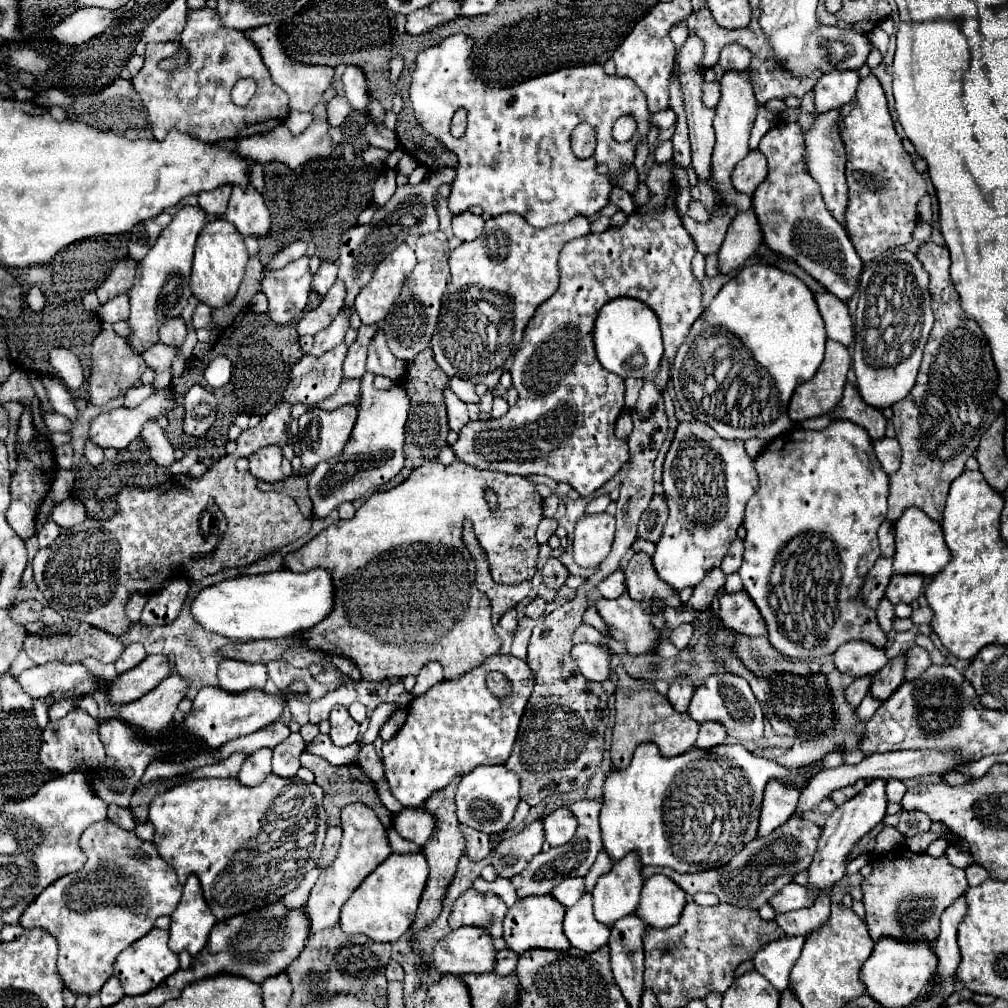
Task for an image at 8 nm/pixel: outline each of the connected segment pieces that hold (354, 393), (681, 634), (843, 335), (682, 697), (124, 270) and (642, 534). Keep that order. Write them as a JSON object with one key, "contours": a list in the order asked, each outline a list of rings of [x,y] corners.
{"contours":[[[[347,378],[339,384],[337,392],[333,396],[329,396],[327,400],[323,400],[323,404],[319,404],[319,408],[323,410],[335,410],[339,406],[351,404],[351,406],[359,406],[361,402],[361,380],[355,378]]],[[[683,624],[683,626],[677,626],[675,630],[671,630],[669,642],[673,642],[679,650],[683,650],[689,644],[691,636],[693,636],[693,626],[691,624]]],[[[815,292],[815,302],[823,316],[827,336],[843,346],[849,346],[853,338],[853,322],[847,312],[847,304],[837,300],[831,292]]],[[[679,674],[671,686],[669,686],[669,692],[667,692],[667,698],[669,702],[679,710],[679,712],[685,712],[687,710],[687,704],[691,702],[691,696],[693,696],[693,684],[689,680],[687,674]]],[[[125,258],[121,262],[117,262],[117,266],[113,268],[113,272],[109,274],[109,278],[97,288],[97,298],[101,304],[105,304],[109,298],[129,292],[131,288],[131,280],[135,278],[135,260]]],[[[653,496],[651,504],[647,506],[647,510],[639,520],[639,538],[657,542],[667,522],[667,516],[669,516],[669,508],[667,508],[665,496]]]]}

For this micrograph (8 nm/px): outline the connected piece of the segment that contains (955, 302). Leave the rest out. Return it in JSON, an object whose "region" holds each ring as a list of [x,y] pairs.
{"region":[[[925,242],[917,250],[917,258],[929,272],[929,288],[933,298],[933,314],[935,314],[935,326],[931,330],[929,342],[923,352],[923,362],[919,368],[917,384],[905,396],[903,400],[895,402],[891,406],[893,410],[893,426],[897,432],[897,440],[901,440],[901,470],[889,476],[891,492],[889,492],[889,514],[887,518],[891,522],[899,520],[901,514],[917,506],[923,510],[931,520],[941,522],[943,520],[943,508],[949,494],[951,482],[965,470],[965,462],[975,454],[975,448],[979,446],[981,436],[987,432],[991,422],[1005,410],[1005,402],[997,394],[997,368],[991,358],[991,348],[987,344],[987,338],[979,324],[965,314],[961,308],[959,294],[955,292],[951,278],[949,278],[949,250],[947,246],[939,246],[935,242]]]}

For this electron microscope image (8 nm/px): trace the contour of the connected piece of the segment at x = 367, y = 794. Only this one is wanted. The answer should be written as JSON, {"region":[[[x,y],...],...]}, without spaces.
{"region":[[[303,752],[303,754],[301,754],[301,766],[313,770],[313,774],[315,774],[315,784],[319,784],[319,786],[323,788],[323,792],[325,792],[325,810],[327,810],[327,816],[329,816],[329,826],[341,826],[341,816],[339,816],[339,812],[343,810],[345,804],[363,802],[363,804],[367,804],[369,808],[375,810],[375,814],[379,816],[379,820],[383,822],[383,826],[385,826],[387,830],[391,828],[393,814],[381,804],[379,794],[377,794],[377,790],[375,790],[375,782],[363,772],[363,768],[361,768],[359,764],[333,766],[333,764],[329,764],[327,760],[323,760],[321,756]]]}

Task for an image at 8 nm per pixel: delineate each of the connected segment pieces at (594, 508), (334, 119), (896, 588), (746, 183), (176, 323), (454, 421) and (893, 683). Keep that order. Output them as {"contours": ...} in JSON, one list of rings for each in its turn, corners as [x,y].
{"contours":[[[[597,496],[597,498],[593,498],[589,504],[587,504],[587,514],[599,514],[599,512],[605,512],[607,510],[607,506],[609,506],[609,502],[611,502],[611,498],[609,496]]],[[[333,97],[326,105],[326,111],[331,126],[341,126],[347,122],[351,114],[351,104],[345,97]]],[[[895,576],[891,578],[887,586],[887,600],[897,606],[897,604],[911,604],[919,598],[923,588],[923,576]]],[[[751,150],[733,170],[731,182],[735,190],[743,194],[753,194],[755,188],[765,180],[767,176],[767,160],[759,150]]],[[[175,316],[175,318],[167,318],[163,322],[163,326],[159,328],[159,340],[163,344],[169,344],[169,346],[181,346],[185,342],[185,336],[187,336],[187,330],[185,330],[185,322],[181,316]]],[[[445,388],[443,398],[445,398],[445,406],[447,406],[447,416],[449,416],[449,428],[451,428],[453,432],[459,432],[459,430],[469,422],[467,404],[461,402],[461,400],[455,396],[455,392],[451,392],[449,388]]],[[[905,654],[891,658],[875,676],[873,676],[873,684],[871,684],[871,694],[879,700],[887,700],[887,696],[891,696],[891,692],[895,692],[895,688],[903,682],[905,678]]]]}

